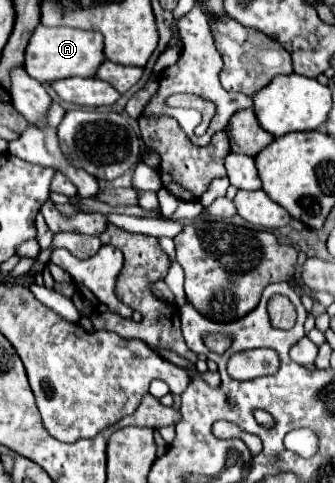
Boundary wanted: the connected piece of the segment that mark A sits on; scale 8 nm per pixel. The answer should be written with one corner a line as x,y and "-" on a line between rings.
38,25
26,47
24,67
28,75
40,79
40,83
52,83
66,77
94,77
102,61
104,61
104,43
98,31

